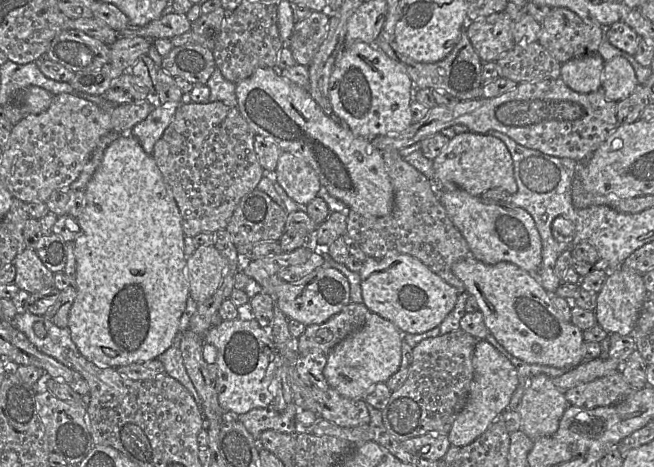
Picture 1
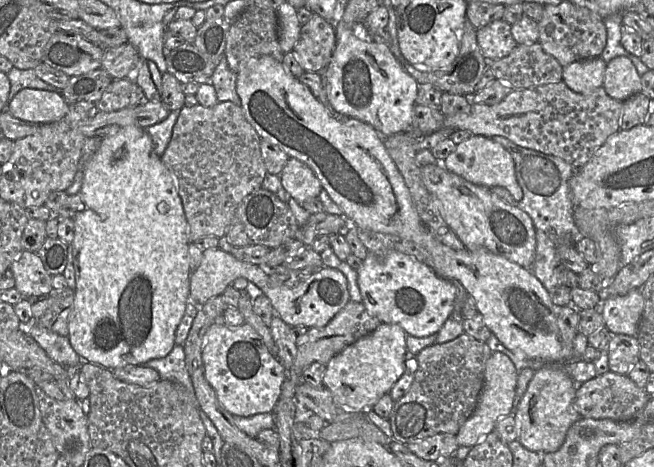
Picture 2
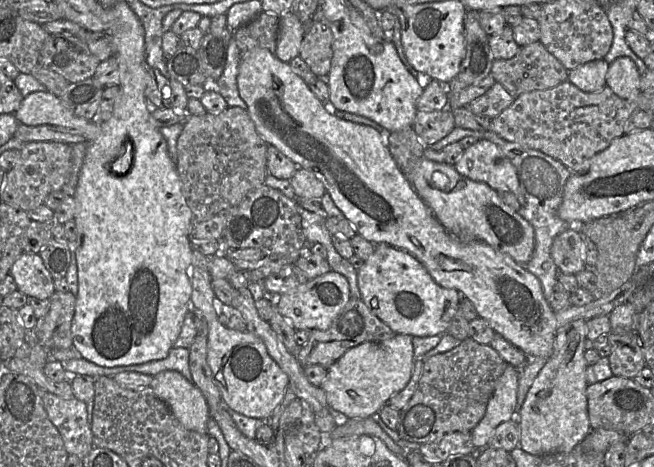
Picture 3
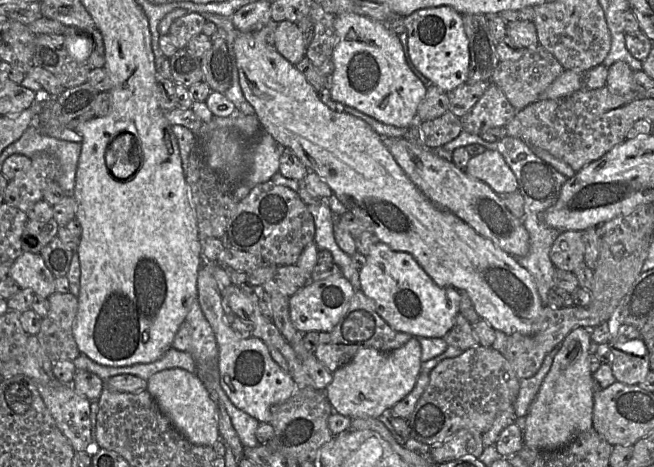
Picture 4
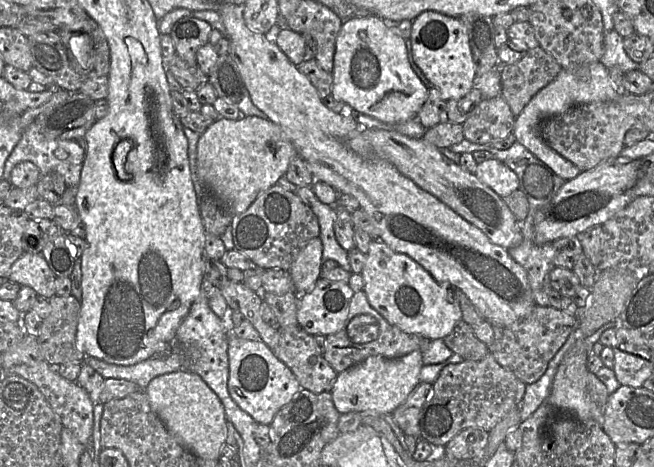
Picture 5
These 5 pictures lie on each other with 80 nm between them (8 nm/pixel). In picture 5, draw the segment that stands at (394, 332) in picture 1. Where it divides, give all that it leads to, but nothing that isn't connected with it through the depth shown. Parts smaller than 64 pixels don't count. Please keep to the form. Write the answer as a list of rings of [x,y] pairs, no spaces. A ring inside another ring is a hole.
[[[421,350],[399,358],[369,356],[338,374],[331,390],[333,403],[341,414],[365,411],[373,411],[379,415],[392,414],[420,383],[419,375],[423,365]]]

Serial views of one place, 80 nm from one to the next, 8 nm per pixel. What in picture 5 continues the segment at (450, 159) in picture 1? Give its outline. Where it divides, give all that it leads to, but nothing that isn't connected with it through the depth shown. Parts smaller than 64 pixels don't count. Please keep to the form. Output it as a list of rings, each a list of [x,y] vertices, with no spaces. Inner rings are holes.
[[[496,158],[477,164],[474,175],[501,198],[519,188],[516,173]]]

